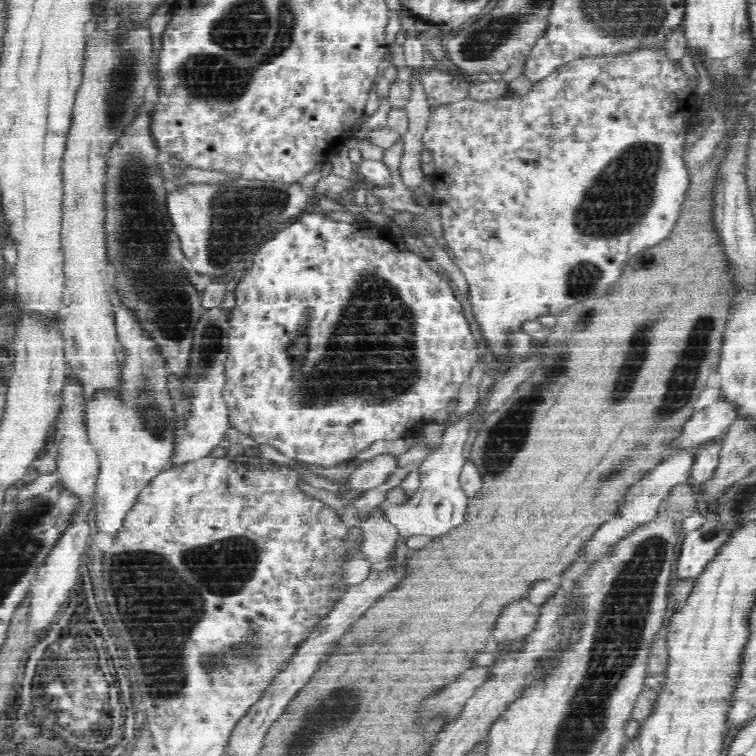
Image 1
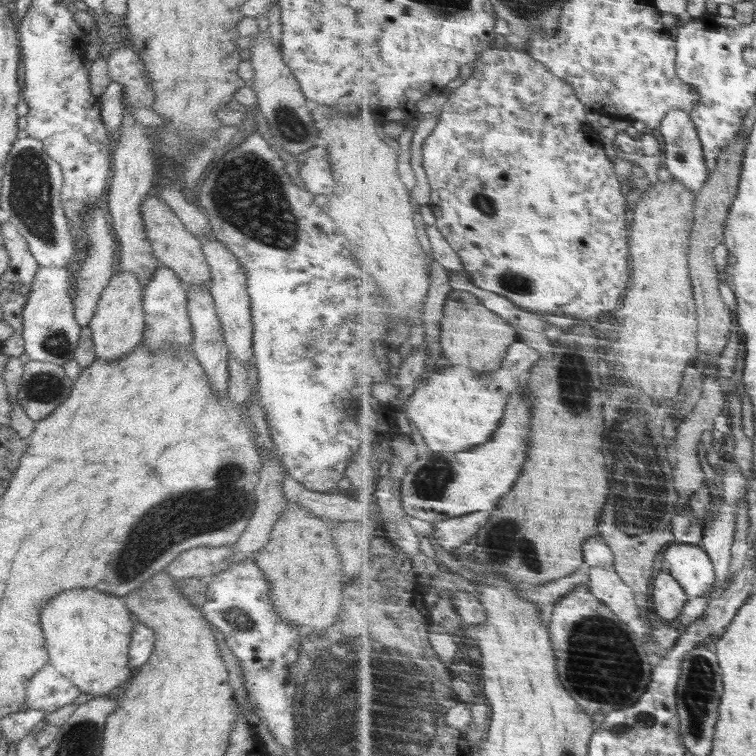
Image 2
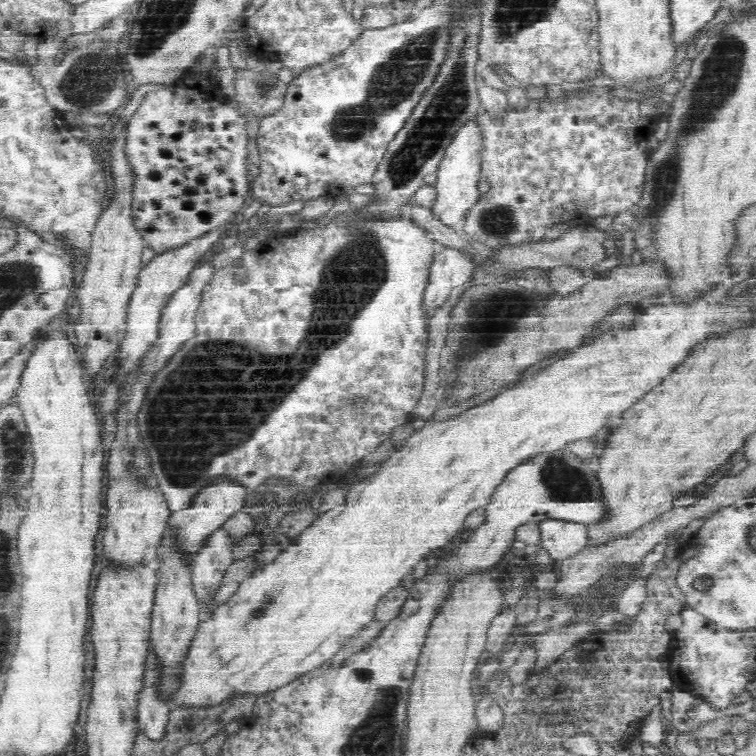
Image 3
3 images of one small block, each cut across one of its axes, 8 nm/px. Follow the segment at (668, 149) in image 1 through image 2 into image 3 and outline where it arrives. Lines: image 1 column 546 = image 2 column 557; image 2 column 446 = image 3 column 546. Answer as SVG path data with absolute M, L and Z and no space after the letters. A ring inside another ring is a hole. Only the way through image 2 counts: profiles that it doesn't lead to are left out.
M591 86L588 93L584 93L581 97L570 97L569 101L556 103L548 99L542 99L539 103L532 104L525 110L516 113L510 111L507 114L507 119L503 123L494 121L490 115L484 113L481 116L481 124L483 124L484 152L482 174L491 185L491 189L481 195L481 199L469 210L465 217L466 222L464 230L469 236L478 242L483 242L491 248L498 248L504 242L517 242L526 238L556 238L558 234L562 234L564 230L574 226L584 226L592 223L595 217L602 215L615 216L619 212L632 210L634 204L638 202L642 190L644 190L644 178L646 172L646 148L638 148L636 138L638 136L650 135L654 131L655 124L661 119L660 114L652 109L650 103L636 103L634 101L610 101L606 97L608 87L593 87Z

